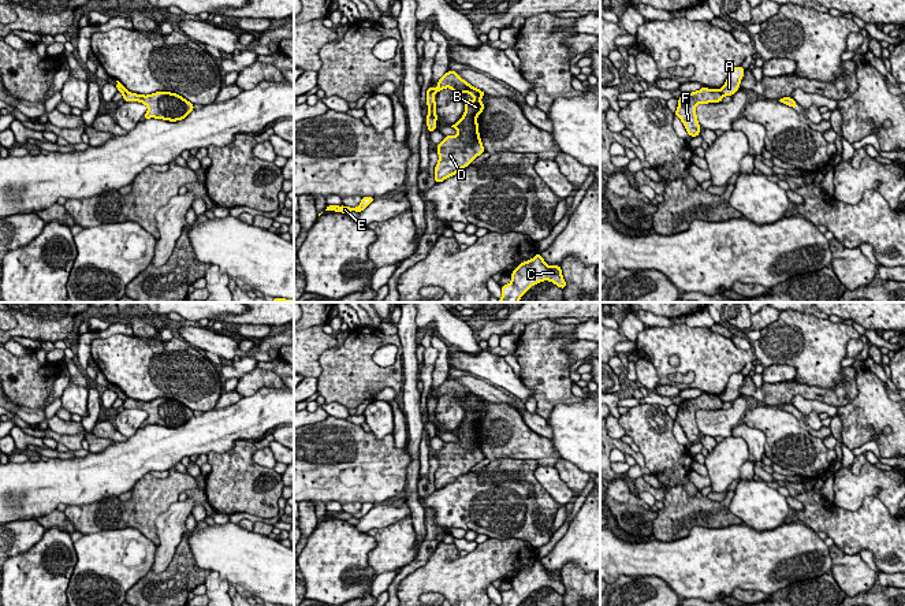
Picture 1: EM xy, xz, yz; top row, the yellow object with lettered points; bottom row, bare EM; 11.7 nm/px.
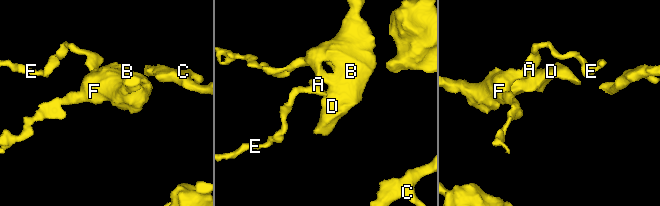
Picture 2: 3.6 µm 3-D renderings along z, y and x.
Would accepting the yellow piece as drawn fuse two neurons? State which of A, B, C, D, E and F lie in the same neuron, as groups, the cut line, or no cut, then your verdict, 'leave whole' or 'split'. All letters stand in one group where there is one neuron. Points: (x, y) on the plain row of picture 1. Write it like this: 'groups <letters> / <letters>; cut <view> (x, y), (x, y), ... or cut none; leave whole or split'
groups A C E / B D F; cut xz (428, 420), (435, 427); split

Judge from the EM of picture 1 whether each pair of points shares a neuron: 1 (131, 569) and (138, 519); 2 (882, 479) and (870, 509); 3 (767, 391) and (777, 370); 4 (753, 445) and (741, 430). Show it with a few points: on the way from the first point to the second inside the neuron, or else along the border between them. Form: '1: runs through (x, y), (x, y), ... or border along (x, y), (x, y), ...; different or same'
1: border along (104, 530), (134, 527), (156, 546); different
2: border along (845, 509), (875, 495), (890, 516); different
3: border along (794, 379), (763, 383); different
4: runs through (752, 441), (745, 434); same

